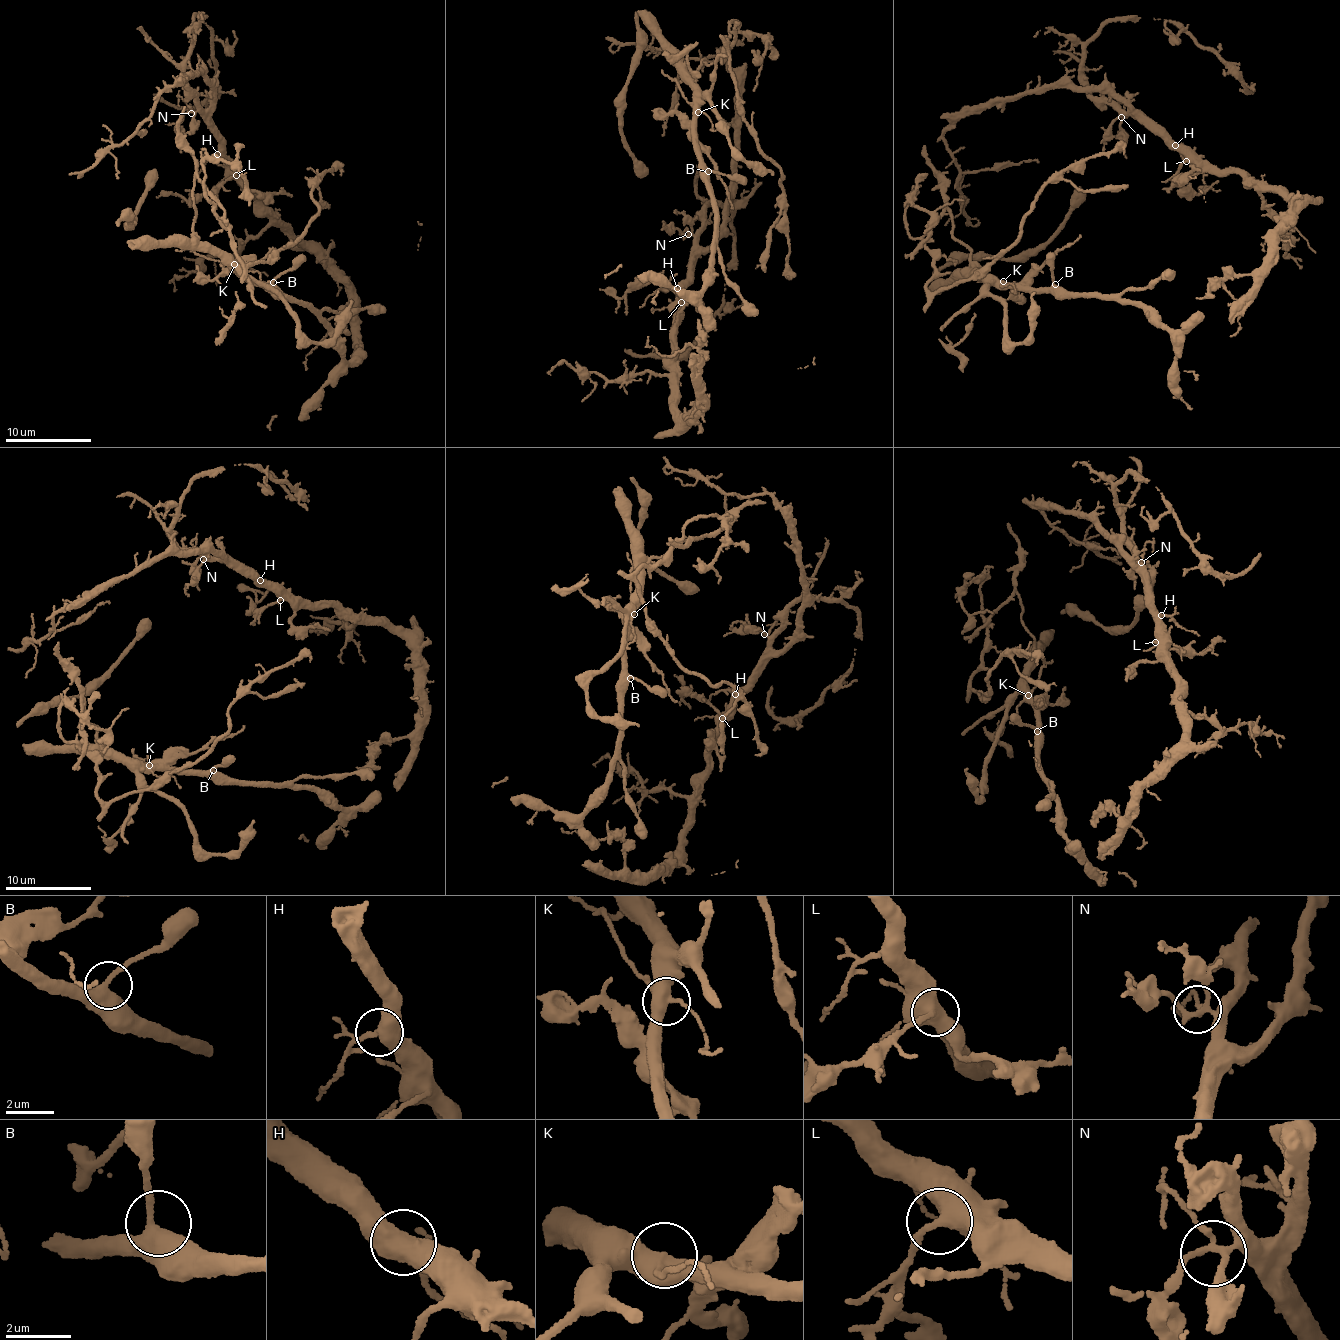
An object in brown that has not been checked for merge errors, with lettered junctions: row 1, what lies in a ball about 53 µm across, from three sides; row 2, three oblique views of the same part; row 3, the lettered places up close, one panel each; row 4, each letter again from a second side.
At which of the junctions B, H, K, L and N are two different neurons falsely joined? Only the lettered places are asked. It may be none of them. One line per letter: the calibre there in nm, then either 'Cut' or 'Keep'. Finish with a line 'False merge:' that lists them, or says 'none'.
B: Thickness 440 nm. Keep
H: Thickness 440 nm. Keep
K: Thickness 440 nm. Cut
L: Thickness 480 nm. Keep
N: Thickness 190 nm. Keep
False merge: K

